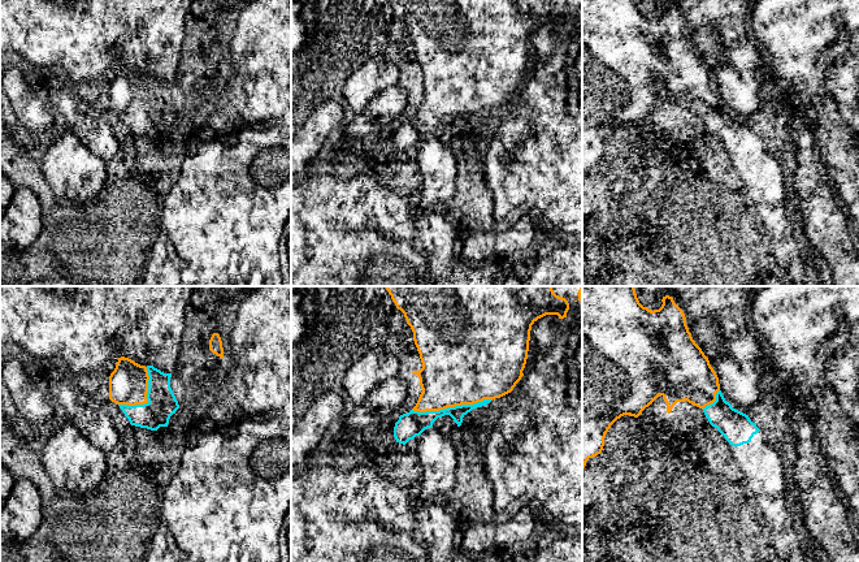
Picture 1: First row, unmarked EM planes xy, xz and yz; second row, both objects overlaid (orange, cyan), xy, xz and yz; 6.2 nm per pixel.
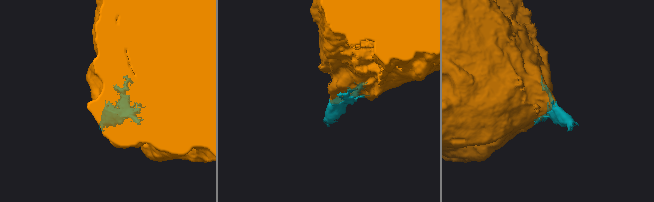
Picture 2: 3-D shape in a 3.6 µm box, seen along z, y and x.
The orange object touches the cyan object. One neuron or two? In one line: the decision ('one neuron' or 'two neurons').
one neuron

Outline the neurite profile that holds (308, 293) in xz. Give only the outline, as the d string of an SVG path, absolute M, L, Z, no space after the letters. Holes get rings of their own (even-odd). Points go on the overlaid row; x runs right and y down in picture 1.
M294 286L294 289L301 295L305 333L311 333L317 312L316 286Z

